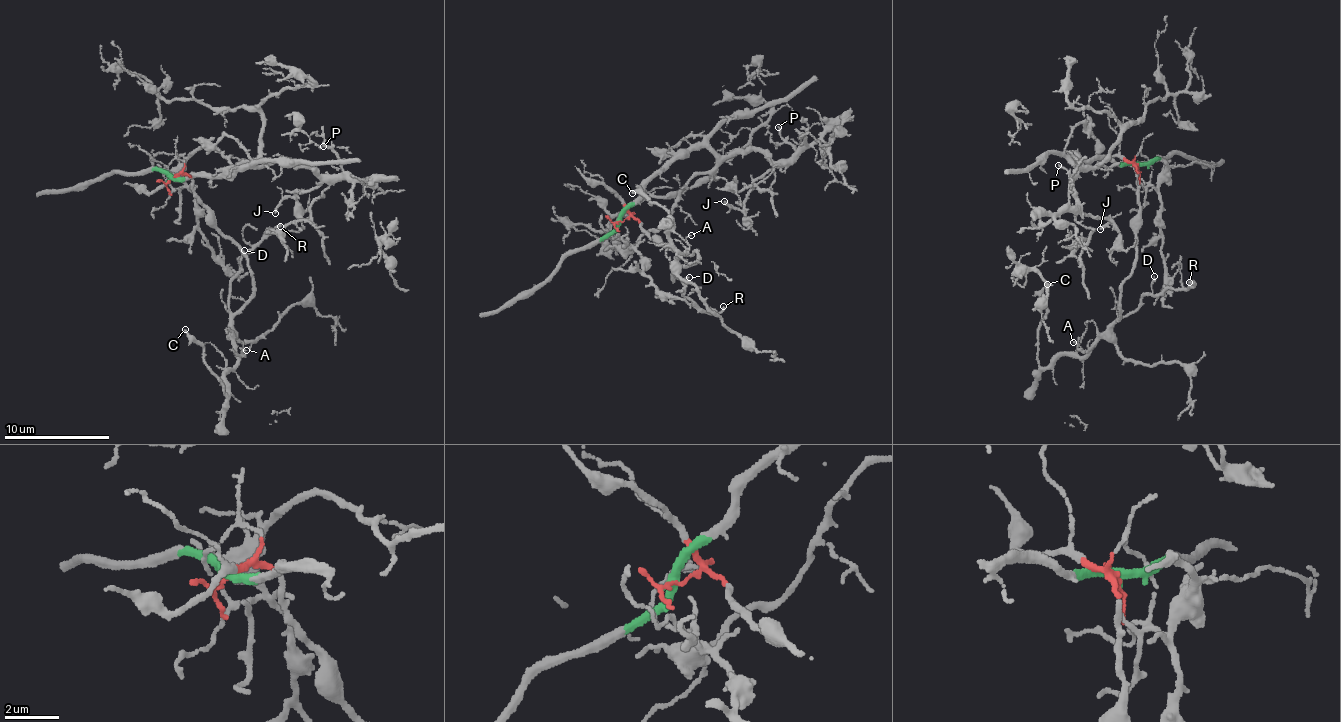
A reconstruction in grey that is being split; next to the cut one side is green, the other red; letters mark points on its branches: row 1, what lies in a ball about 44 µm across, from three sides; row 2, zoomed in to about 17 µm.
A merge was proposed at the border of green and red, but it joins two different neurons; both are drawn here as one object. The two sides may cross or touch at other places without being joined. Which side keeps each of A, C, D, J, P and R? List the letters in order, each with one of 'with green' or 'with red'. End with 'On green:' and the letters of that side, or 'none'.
A: with red
C: with red
D: with red
J: with green
P: with green
R: with red
On green: J, P

